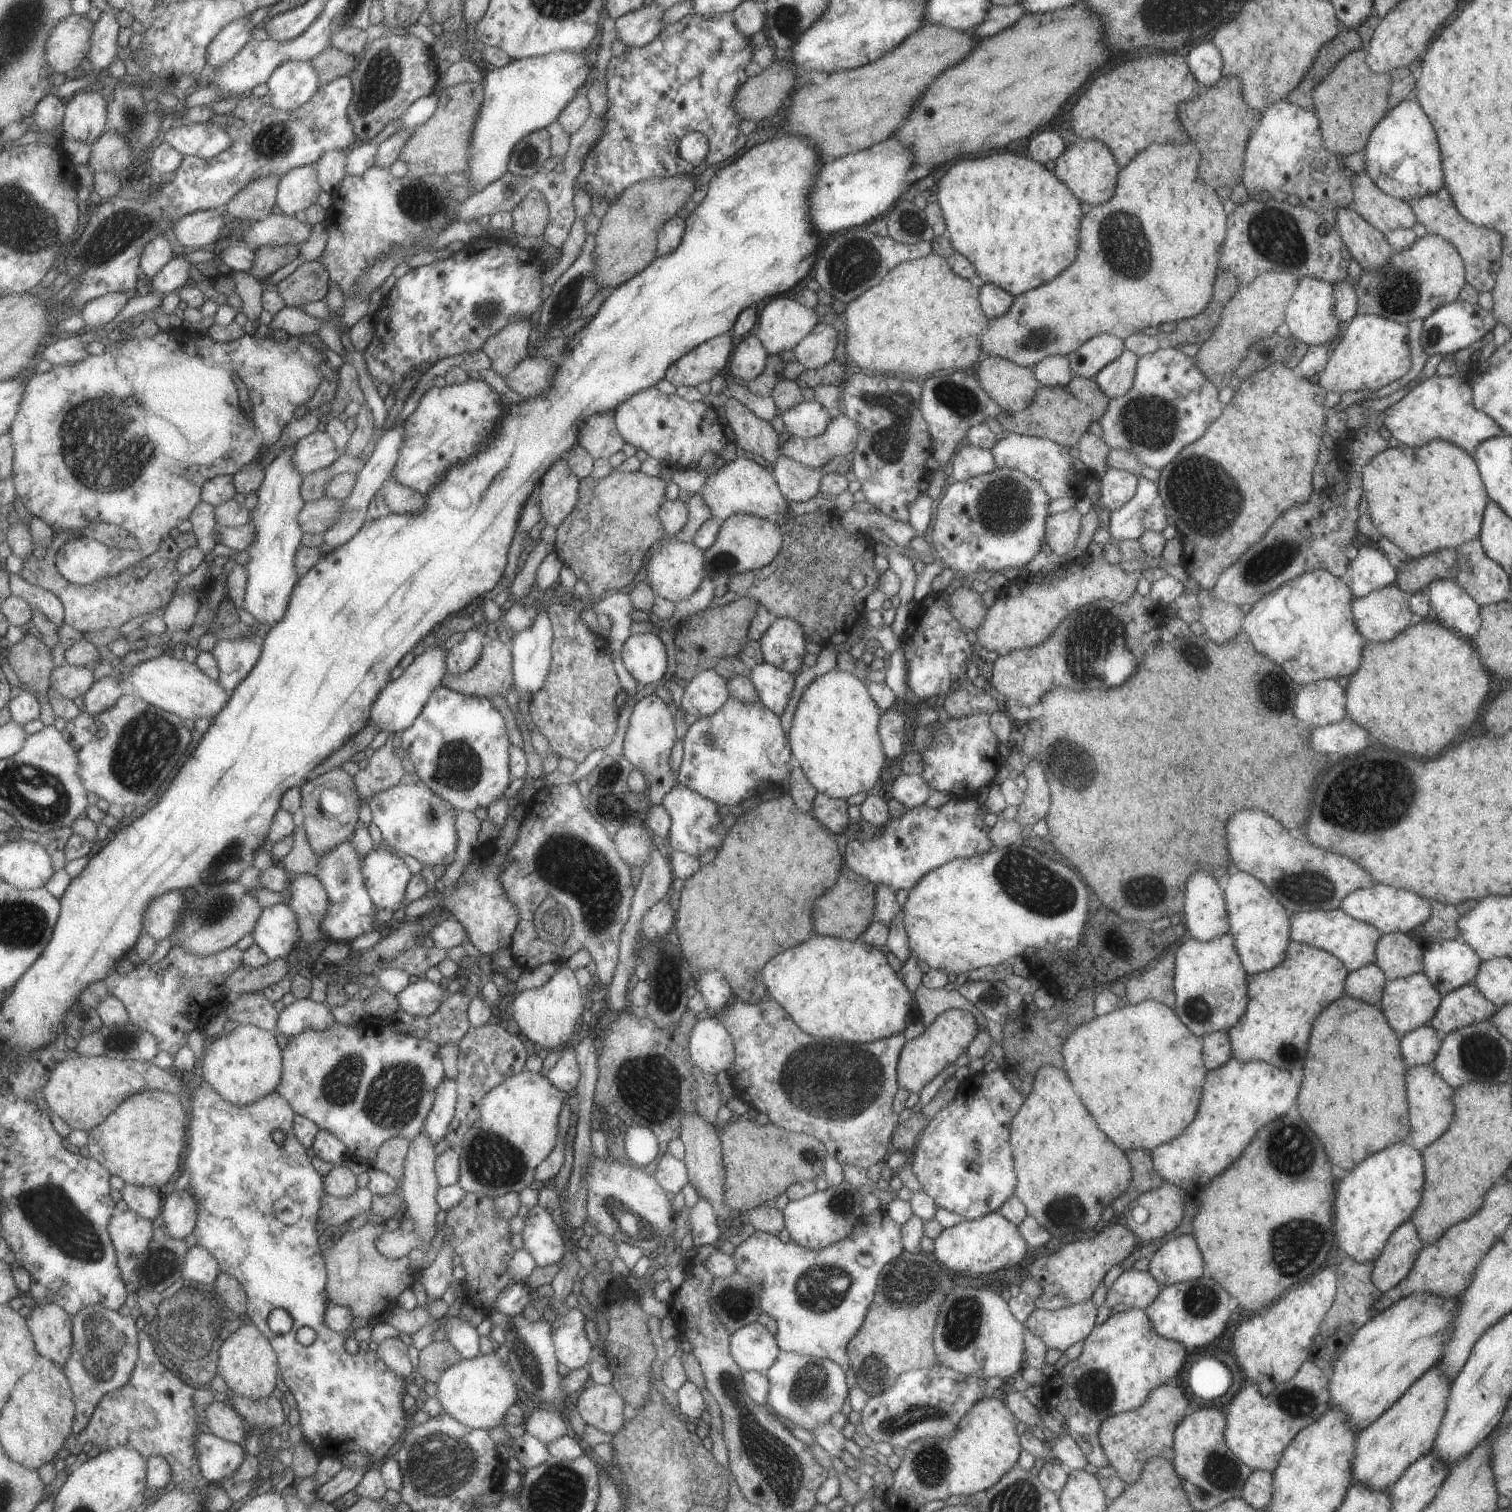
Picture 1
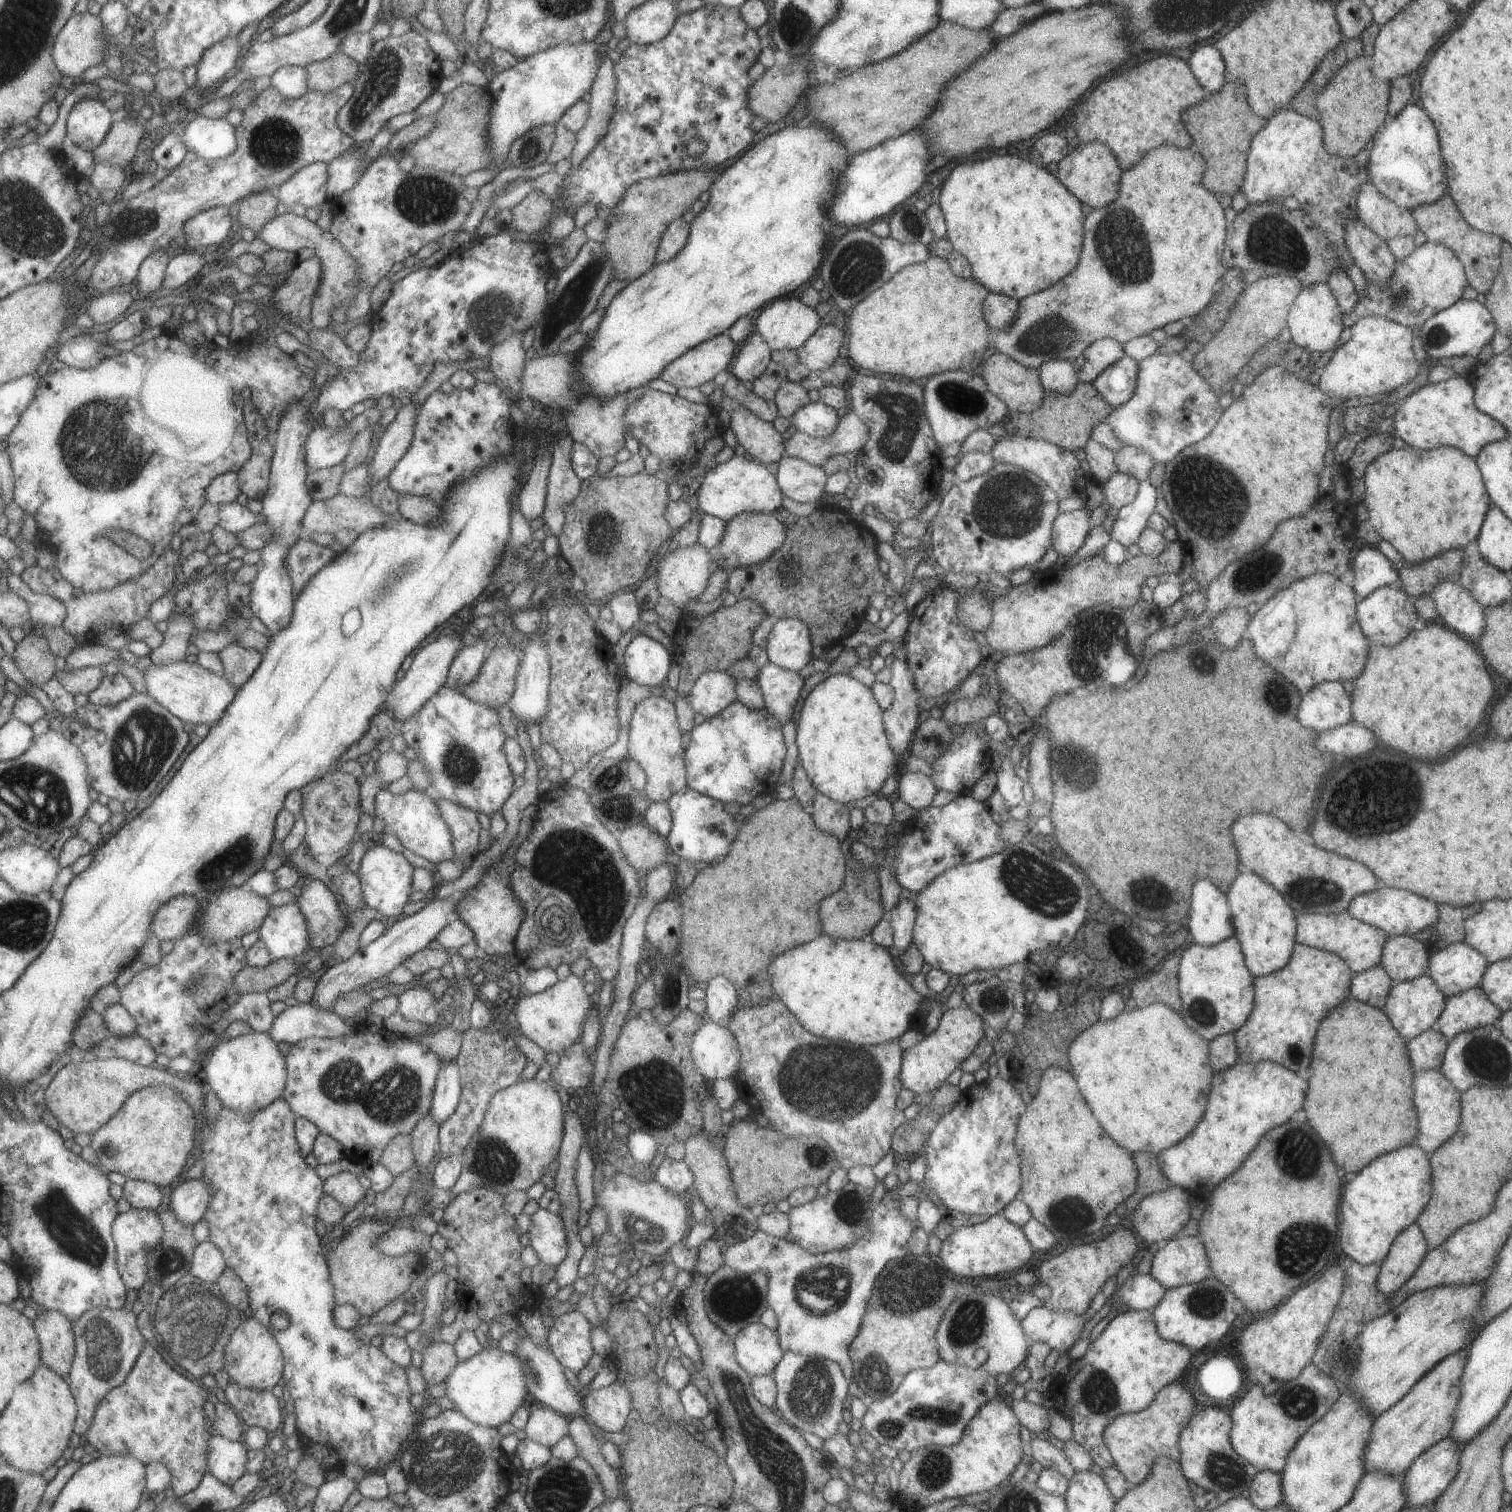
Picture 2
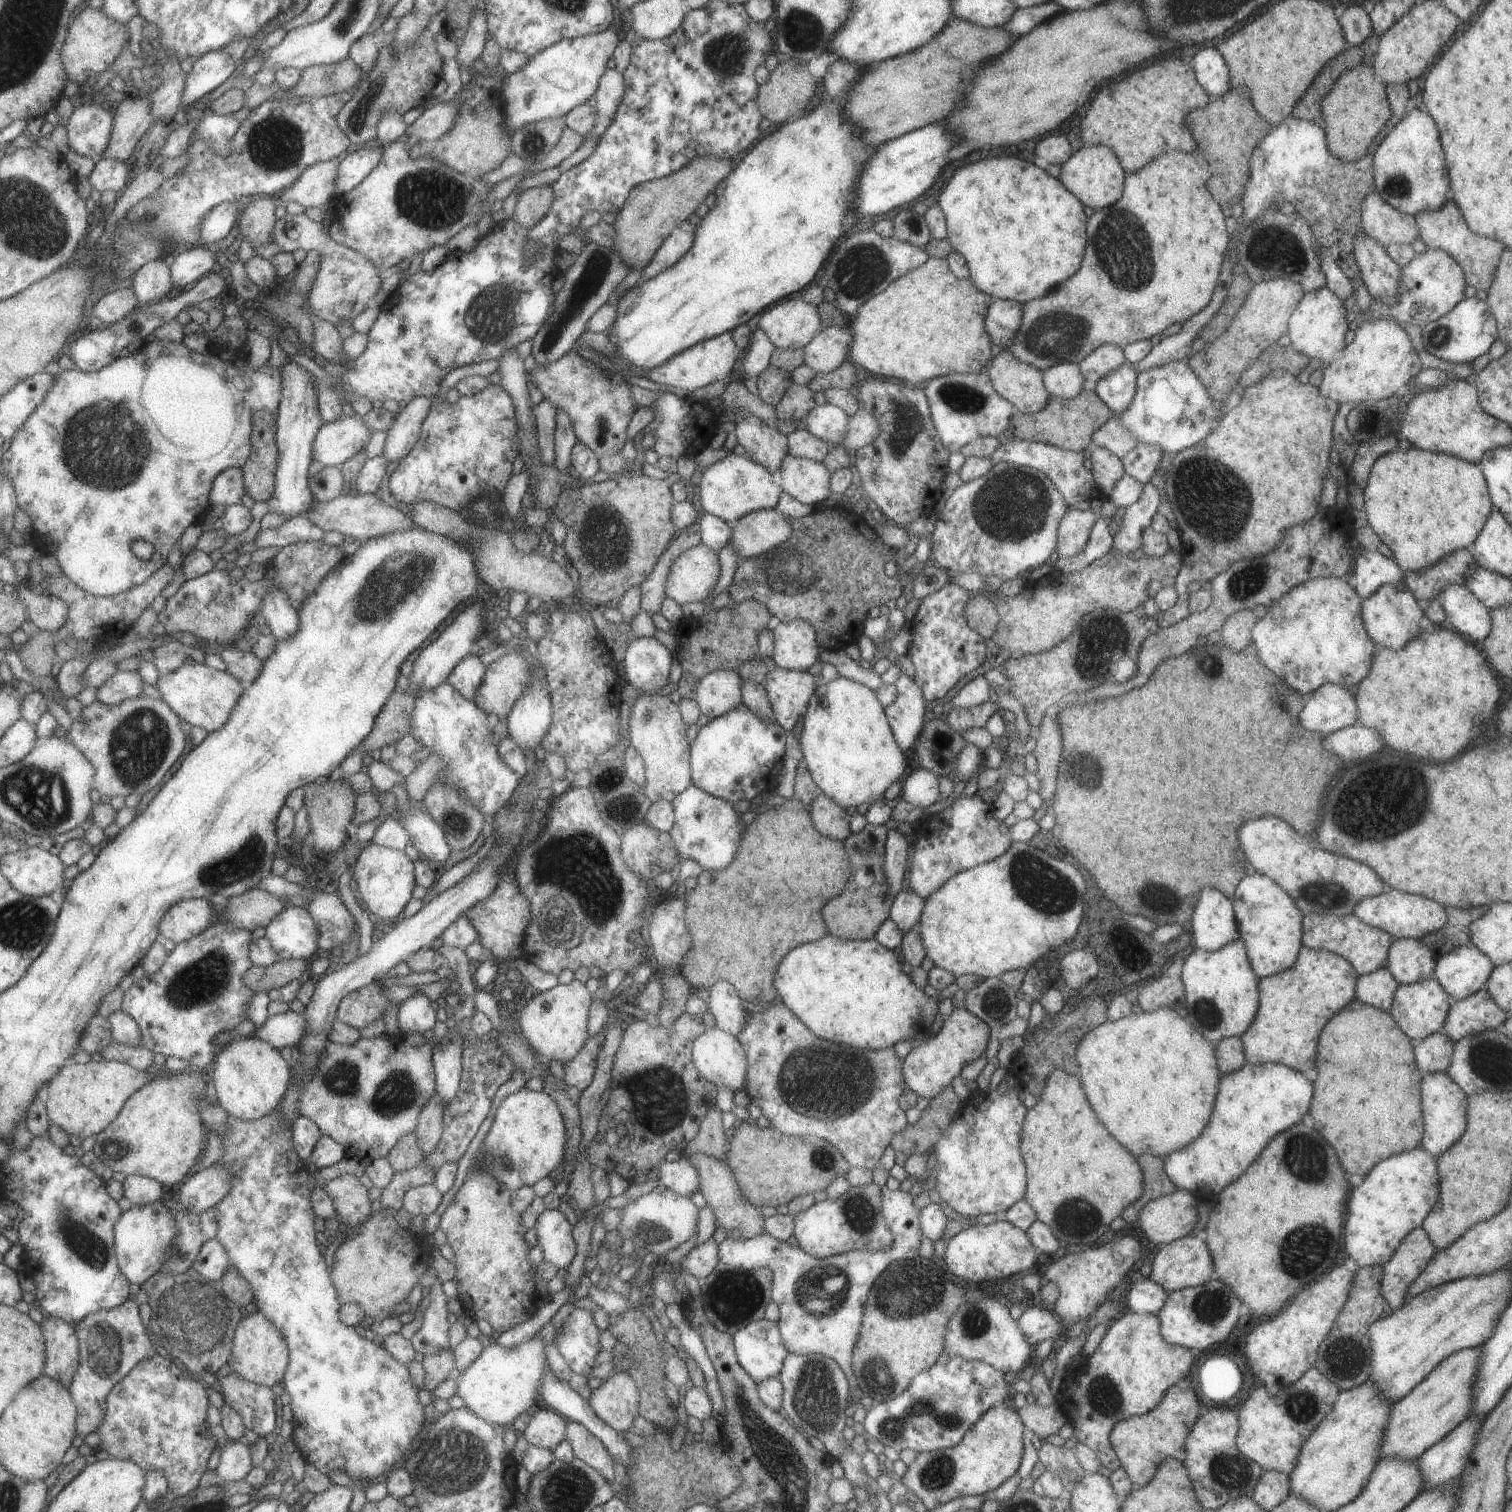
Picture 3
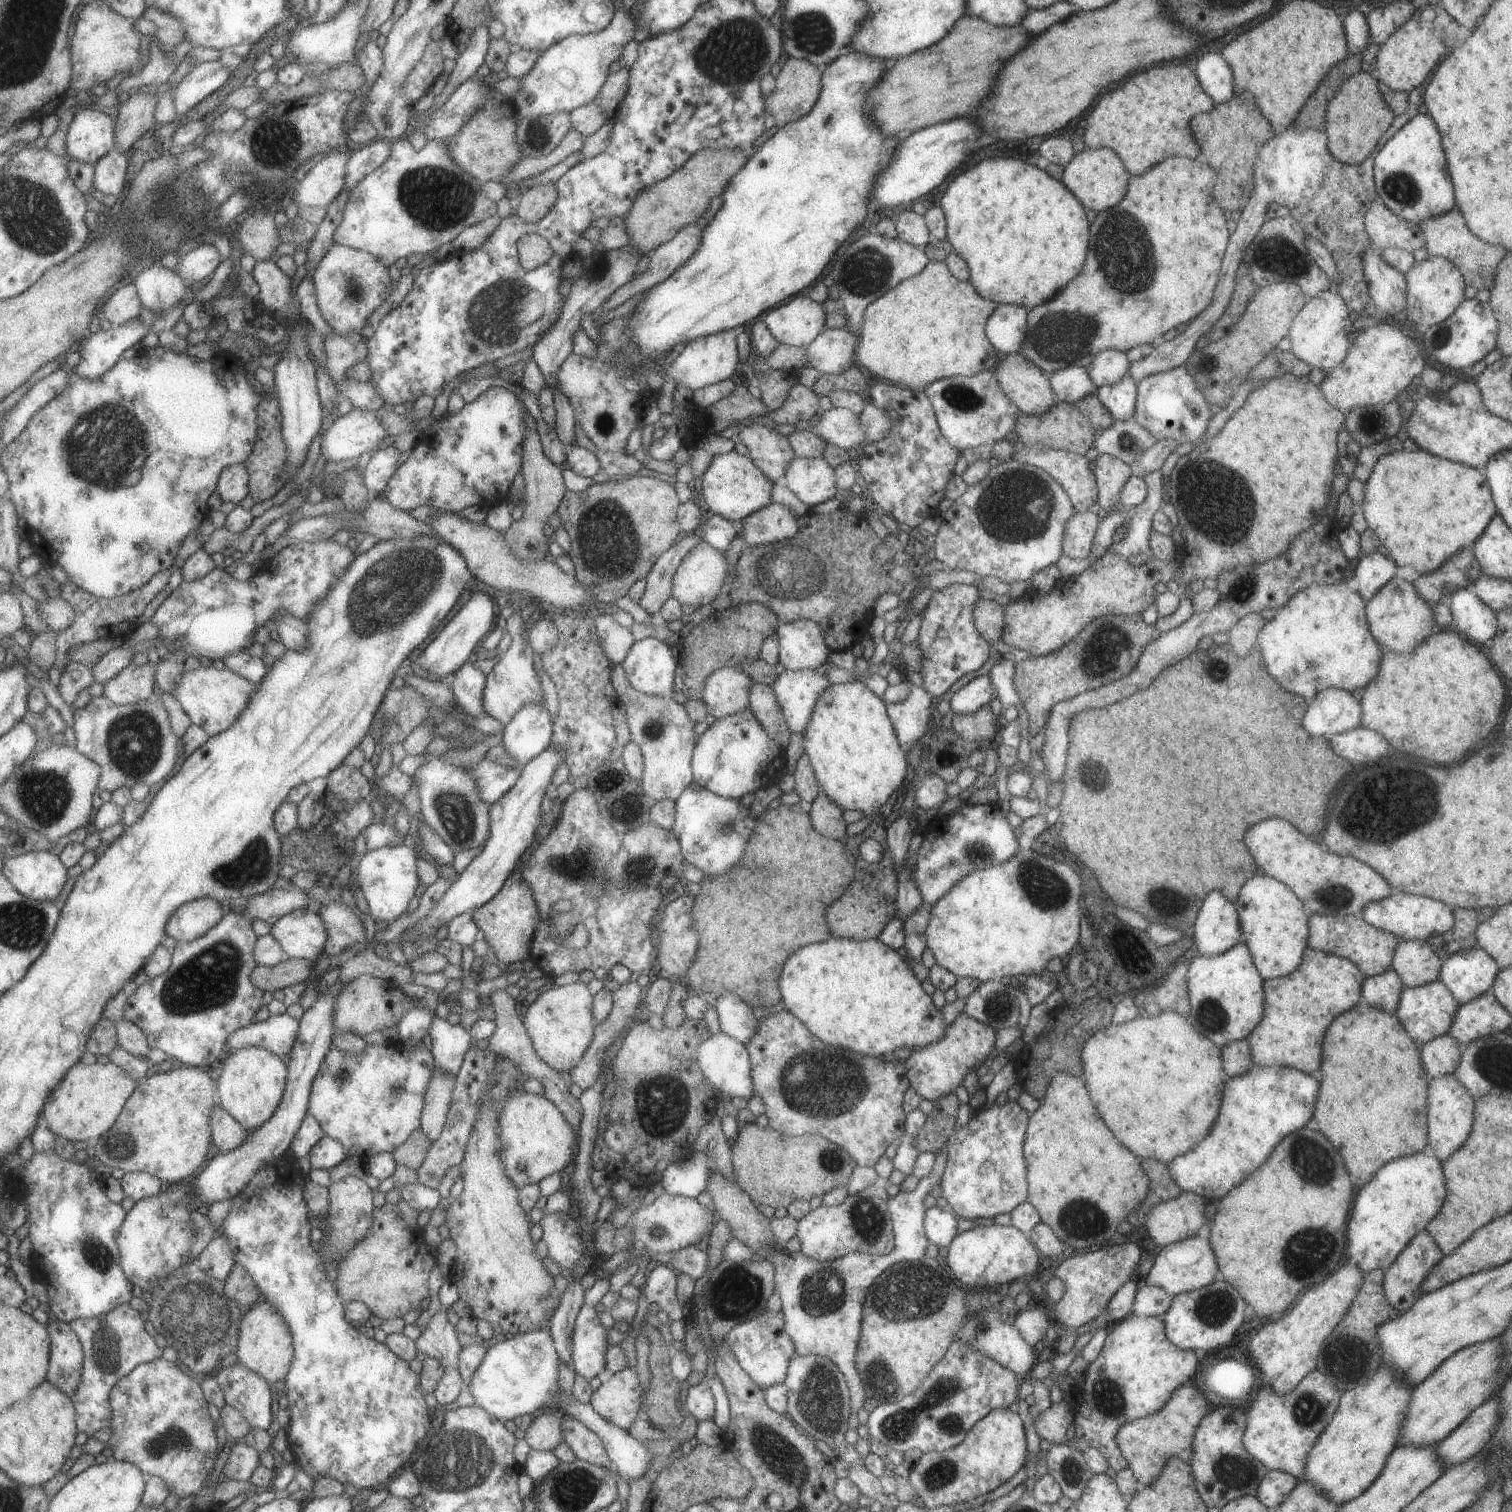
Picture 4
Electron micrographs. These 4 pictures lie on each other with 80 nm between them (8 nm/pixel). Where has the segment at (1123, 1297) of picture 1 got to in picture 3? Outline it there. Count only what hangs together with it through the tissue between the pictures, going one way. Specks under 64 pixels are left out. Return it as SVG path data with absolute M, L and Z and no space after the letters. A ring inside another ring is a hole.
M1147 1278L1133 1283L1131 1289L1126 1292L1126 1310L1136 1314L1153 1314L1161 1310L1167 1297L1166 1291Z

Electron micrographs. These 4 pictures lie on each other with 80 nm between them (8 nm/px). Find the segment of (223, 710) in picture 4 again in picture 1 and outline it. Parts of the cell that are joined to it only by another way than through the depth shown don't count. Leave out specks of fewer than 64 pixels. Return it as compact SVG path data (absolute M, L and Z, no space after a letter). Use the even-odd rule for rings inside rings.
M164 654L131 666L130 669L126 674L126 686L131 694L137 693L137 696L141 696L145 702L175 714L183 720L208 718L212 723L217 714L227 707L227 702L234 694L234 692L229 694L229 691L221 686L219 679L209 678L197 664L191 664L189 660L176 654Z

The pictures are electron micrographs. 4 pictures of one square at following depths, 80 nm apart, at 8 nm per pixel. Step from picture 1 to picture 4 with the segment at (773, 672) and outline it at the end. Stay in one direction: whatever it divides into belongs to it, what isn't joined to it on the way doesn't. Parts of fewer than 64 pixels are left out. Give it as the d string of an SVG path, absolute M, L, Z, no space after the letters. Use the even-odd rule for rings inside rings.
M784 669L773 678L769 686L777 706L781 710L781 718L789 733L803 733L809 722L809 714L813 712L813 704L817 702L821 690L829 686L826 676L821 676L813 669L791 671Z

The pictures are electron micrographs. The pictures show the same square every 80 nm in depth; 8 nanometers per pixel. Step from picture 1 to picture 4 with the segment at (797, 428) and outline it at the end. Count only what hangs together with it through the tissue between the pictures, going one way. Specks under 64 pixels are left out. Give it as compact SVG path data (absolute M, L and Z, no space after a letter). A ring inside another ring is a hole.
M840 407L820 409L812 419L814 433L826 444L837 446L851 454L863 446L865 434L859 426L857 415Z

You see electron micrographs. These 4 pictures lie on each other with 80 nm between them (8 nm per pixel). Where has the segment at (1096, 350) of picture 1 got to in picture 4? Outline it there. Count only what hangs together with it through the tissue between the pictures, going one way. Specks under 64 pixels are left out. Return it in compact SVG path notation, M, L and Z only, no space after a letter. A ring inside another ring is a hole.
M1116 349L1101 350L1093 360L1084 367L1092 385L1099 387L1105 384L1117 384L1128 374L1130 361L1122 351Z

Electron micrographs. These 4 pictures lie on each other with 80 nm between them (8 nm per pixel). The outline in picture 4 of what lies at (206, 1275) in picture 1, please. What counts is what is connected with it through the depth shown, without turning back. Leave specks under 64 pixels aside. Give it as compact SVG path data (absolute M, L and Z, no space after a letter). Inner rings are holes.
M223 1234L219 1235L203 1250L199 1262L202 1270L205 1274L209 1274L209 1277L227 1281L236 1264L235 1254L229 1246L229 1240Z

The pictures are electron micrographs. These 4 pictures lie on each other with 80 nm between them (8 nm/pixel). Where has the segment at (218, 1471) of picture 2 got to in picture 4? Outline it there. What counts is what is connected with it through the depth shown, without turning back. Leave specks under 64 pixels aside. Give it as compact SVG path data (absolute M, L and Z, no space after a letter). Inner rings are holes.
M236 1442L231 1448L224 1466L223 1473L229 1479L251 1481L251 1476L259 1468L259 1452L243 1442Z

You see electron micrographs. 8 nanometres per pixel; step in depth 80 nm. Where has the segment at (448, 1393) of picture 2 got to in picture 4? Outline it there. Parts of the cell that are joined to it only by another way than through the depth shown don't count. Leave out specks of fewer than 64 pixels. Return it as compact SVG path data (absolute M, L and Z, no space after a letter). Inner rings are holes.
M549 1330L513 1335L509 1340L497 1342L486 1350L481 1364L473 1370L473 1378L464 1382L464 1388L475 1400L474 1405L485 1410L489 1418L504 1422L525 1414L536 1414L550 1409L551 1398L559 1390L557 1358Z

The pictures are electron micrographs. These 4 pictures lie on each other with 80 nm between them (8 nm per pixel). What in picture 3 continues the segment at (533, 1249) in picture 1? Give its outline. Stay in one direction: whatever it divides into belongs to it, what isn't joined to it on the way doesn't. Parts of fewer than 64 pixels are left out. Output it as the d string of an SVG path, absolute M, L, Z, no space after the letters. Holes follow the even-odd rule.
M545 1209L535 1220L537 1246L541 1248L543 1261L557 1268L569 1267L575 1257L576 1246L572 1238L572 1226L557 1209Z

